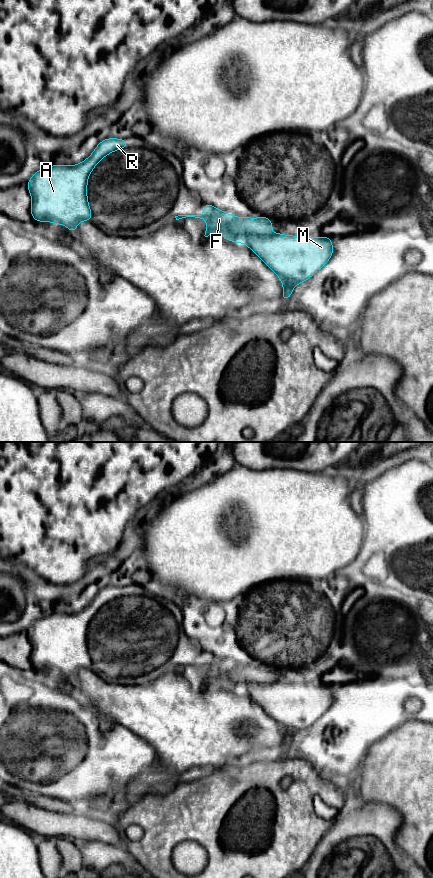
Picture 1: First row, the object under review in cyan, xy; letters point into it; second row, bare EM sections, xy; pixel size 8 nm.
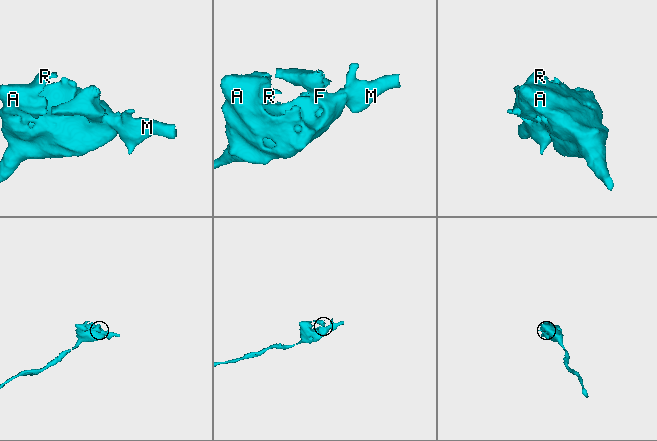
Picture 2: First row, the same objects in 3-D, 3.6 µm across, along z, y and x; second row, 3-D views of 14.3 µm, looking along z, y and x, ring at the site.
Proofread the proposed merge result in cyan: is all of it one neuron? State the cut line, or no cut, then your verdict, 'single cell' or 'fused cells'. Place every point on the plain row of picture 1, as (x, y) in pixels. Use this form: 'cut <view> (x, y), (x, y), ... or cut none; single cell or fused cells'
cut xy (272, 682), (248, 683), (242, 690); fused cells

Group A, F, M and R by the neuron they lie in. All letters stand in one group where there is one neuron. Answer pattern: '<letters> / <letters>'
A F R / M

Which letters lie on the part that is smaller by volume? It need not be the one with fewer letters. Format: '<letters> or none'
M

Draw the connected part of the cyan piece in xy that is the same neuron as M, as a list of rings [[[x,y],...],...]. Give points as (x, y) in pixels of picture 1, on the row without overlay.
[[[249,683],[243,691],[278,723],[283,732],[283,749],[290,746],[296,733],[310,727],[333,703],[332,688],[326,684]]]

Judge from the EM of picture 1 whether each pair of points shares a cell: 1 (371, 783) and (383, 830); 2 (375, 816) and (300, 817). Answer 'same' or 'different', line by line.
1: different
2: different

